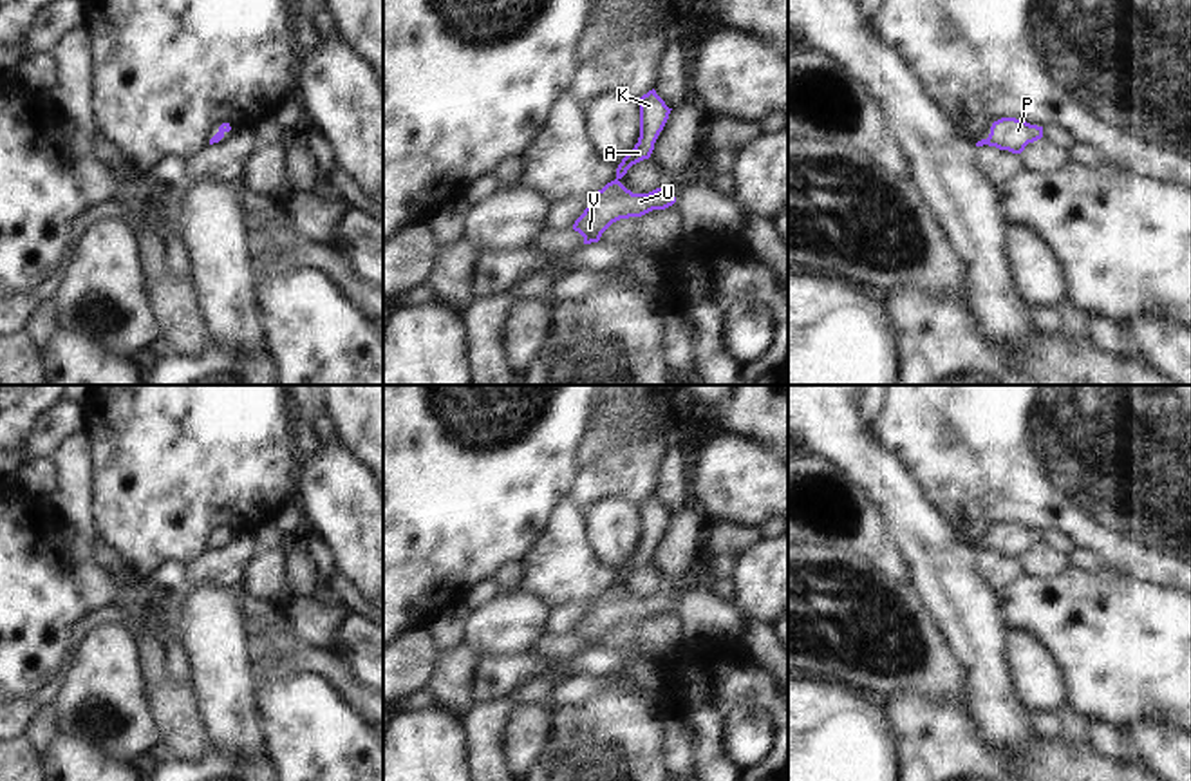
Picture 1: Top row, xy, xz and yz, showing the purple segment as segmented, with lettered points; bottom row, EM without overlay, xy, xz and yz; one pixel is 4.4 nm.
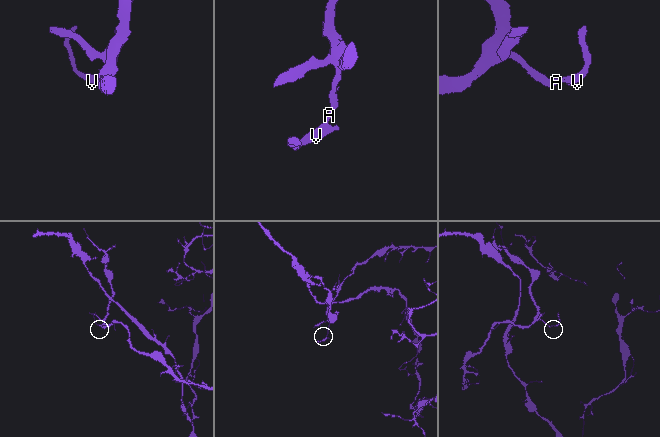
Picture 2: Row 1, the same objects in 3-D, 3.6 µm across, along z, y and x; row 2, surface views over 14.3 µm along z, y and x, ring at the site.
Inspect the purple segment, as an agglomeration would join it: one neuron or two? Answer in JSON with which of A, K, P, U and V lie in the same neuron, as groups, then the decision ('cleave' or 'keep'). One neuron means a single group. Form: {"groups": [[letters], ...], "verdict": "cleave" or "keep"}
{"groups": [["A", "K", "P", "U", "V"]], "verdict": "keep"}

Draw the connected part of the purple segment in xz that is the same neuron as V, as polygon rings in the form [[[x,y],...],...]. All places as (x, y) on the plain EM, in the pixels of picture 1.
[[[654,494],[643,499],[638,504],[638,510],[638,548],[618,569],[616,584],[607,588],[593,600],[591,609],[573,629],[573,635],[584,642],[584,649],[598,647],[602,638],[620,624],[642,622],[652,615],[665,615],[676,607],[676,602],[669,597],[667,591],[656,593],[649,598],[633,598],[620,588],[633,569],[651,562],[654,548],[672,515],[665,510]]]

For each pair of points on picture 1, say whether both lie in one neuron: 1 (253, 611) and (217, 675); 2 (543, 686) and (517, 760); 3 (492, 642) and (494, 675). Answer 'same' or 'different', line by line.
1: different
2: different
3: different

